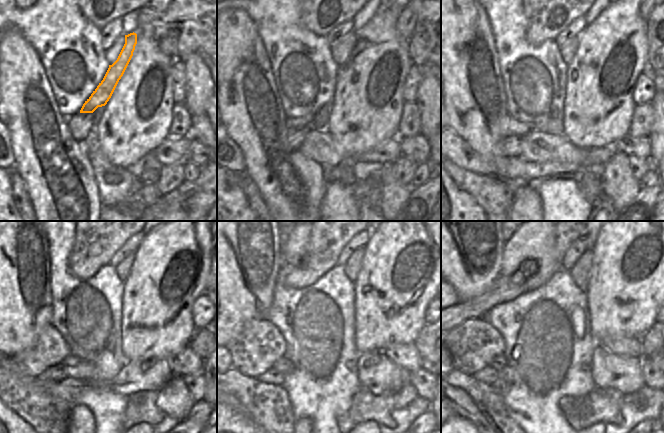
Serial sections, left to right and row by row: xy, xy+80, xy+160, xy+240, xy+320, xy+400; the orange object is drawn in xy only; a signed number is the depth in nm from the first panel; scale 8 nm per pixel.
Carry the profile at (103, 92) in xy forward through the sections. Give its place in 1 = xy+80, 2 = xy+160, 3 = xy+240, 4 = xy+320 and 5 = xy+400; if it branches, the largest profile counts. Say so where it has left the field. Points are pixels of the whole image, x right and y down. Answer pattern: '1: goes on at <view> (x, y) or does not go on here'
1: goes on at xy+80 (307, 121)
2: goes on at xy+160 (509, 126)
3: goes on at xy+240 (50, 348)
4: goes on at xy+320 (259, 344)
5: goes on at xy+400 (473, 344)

